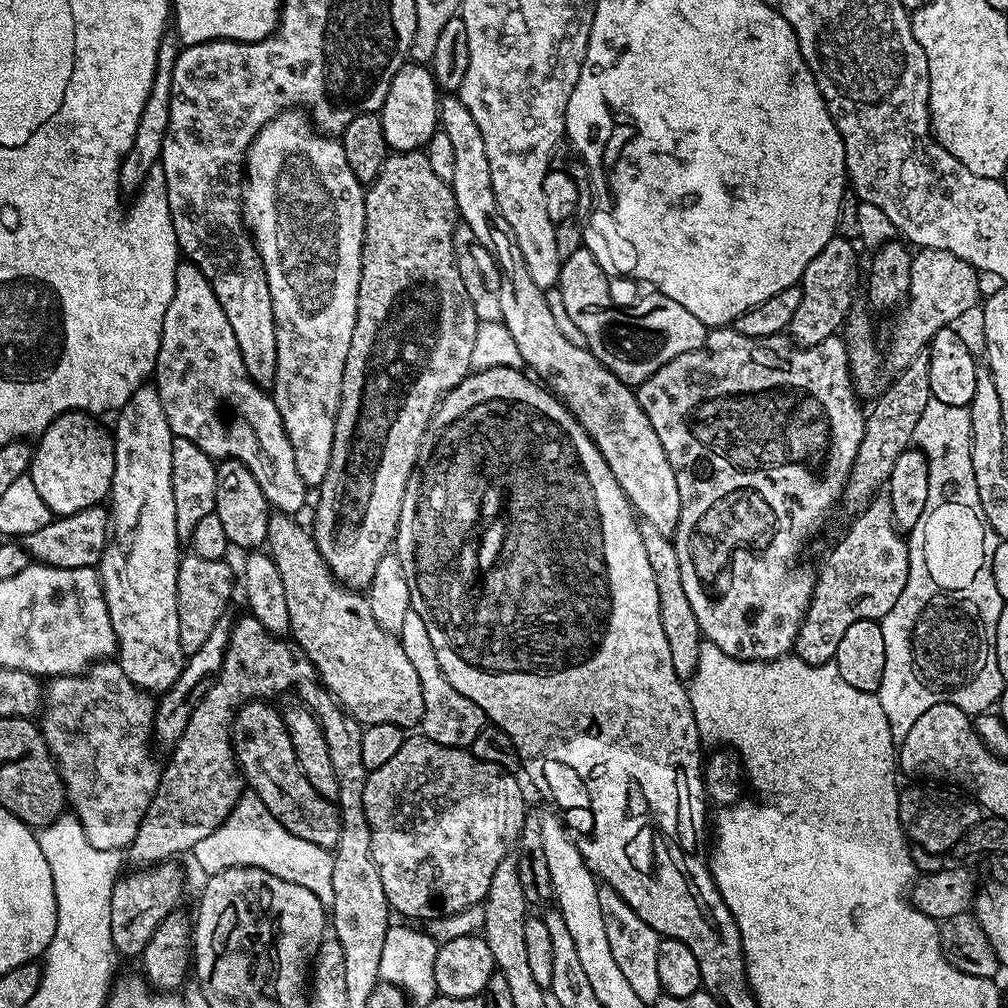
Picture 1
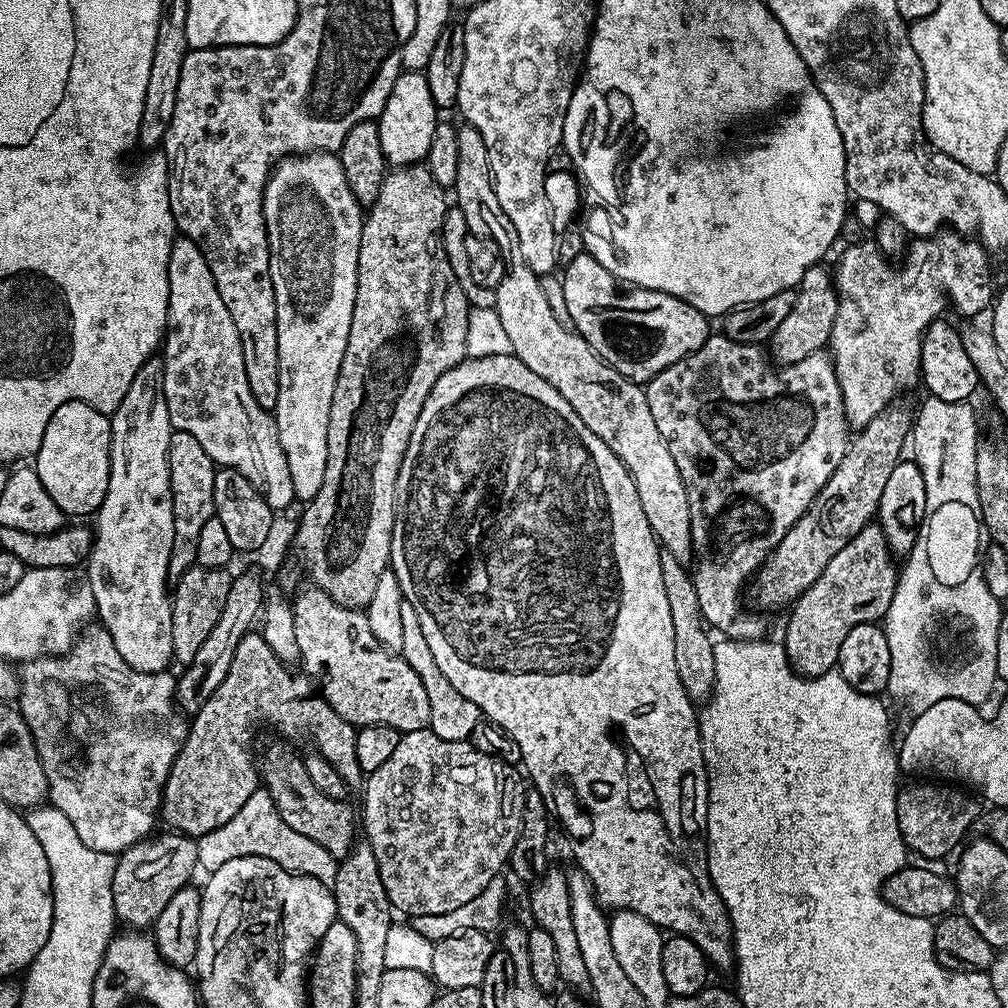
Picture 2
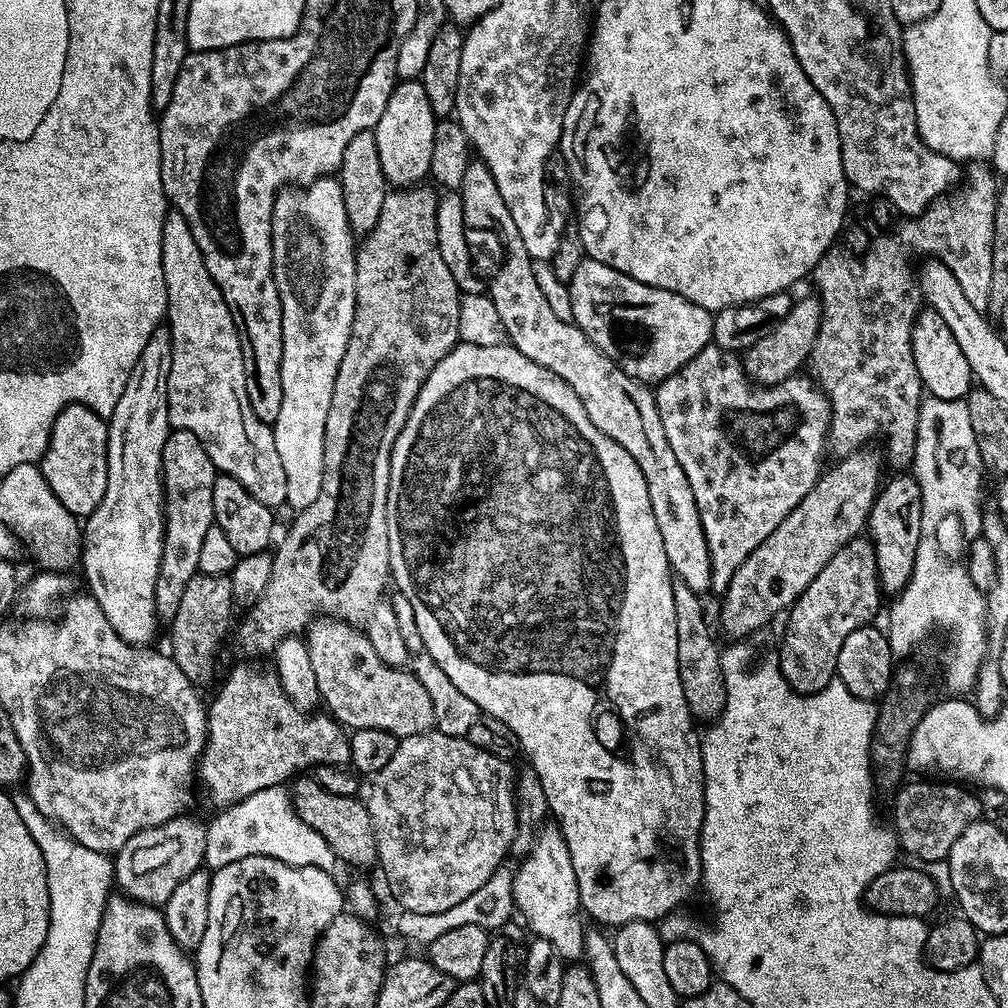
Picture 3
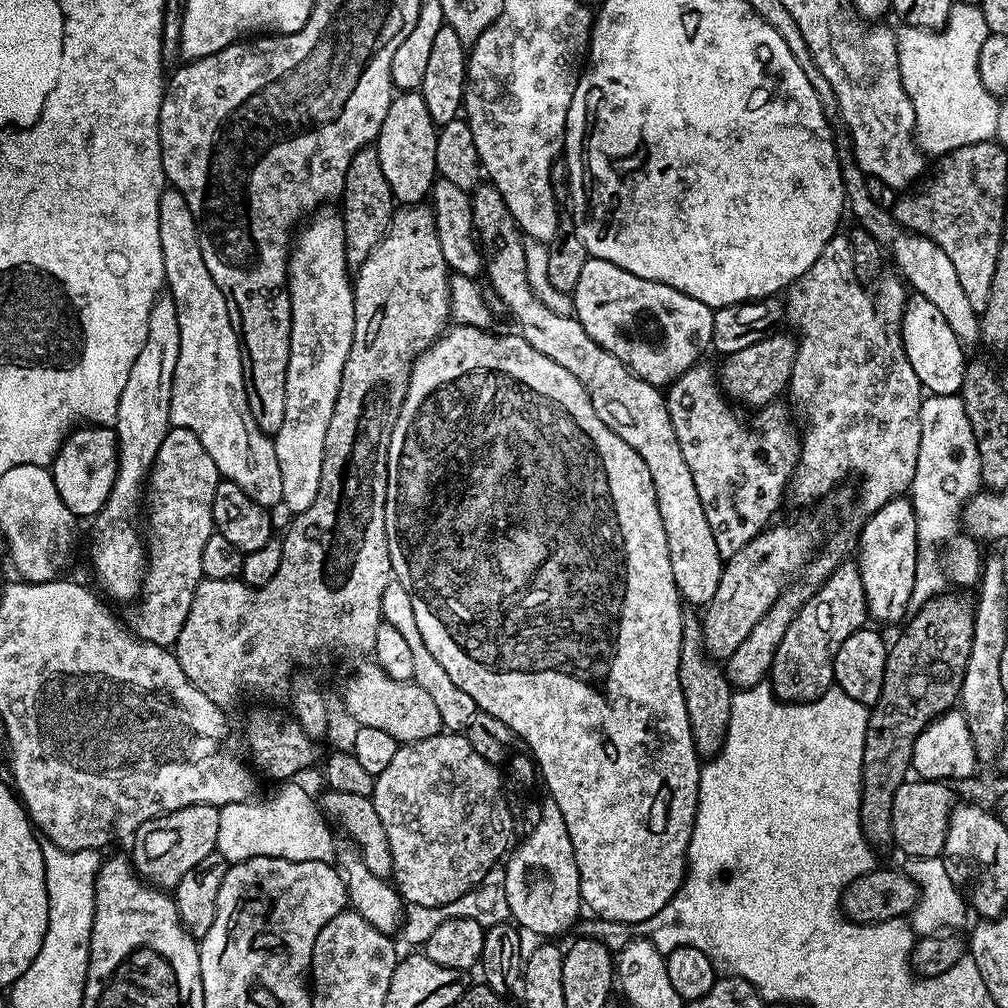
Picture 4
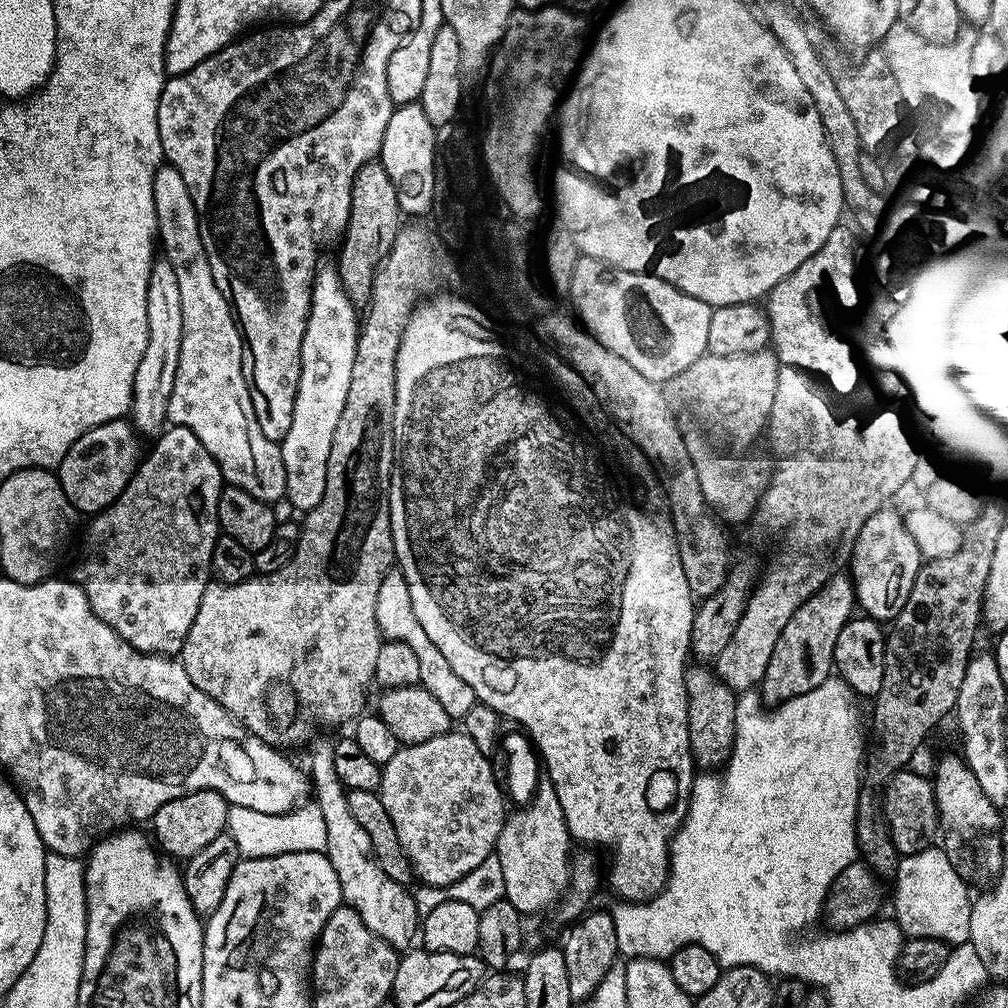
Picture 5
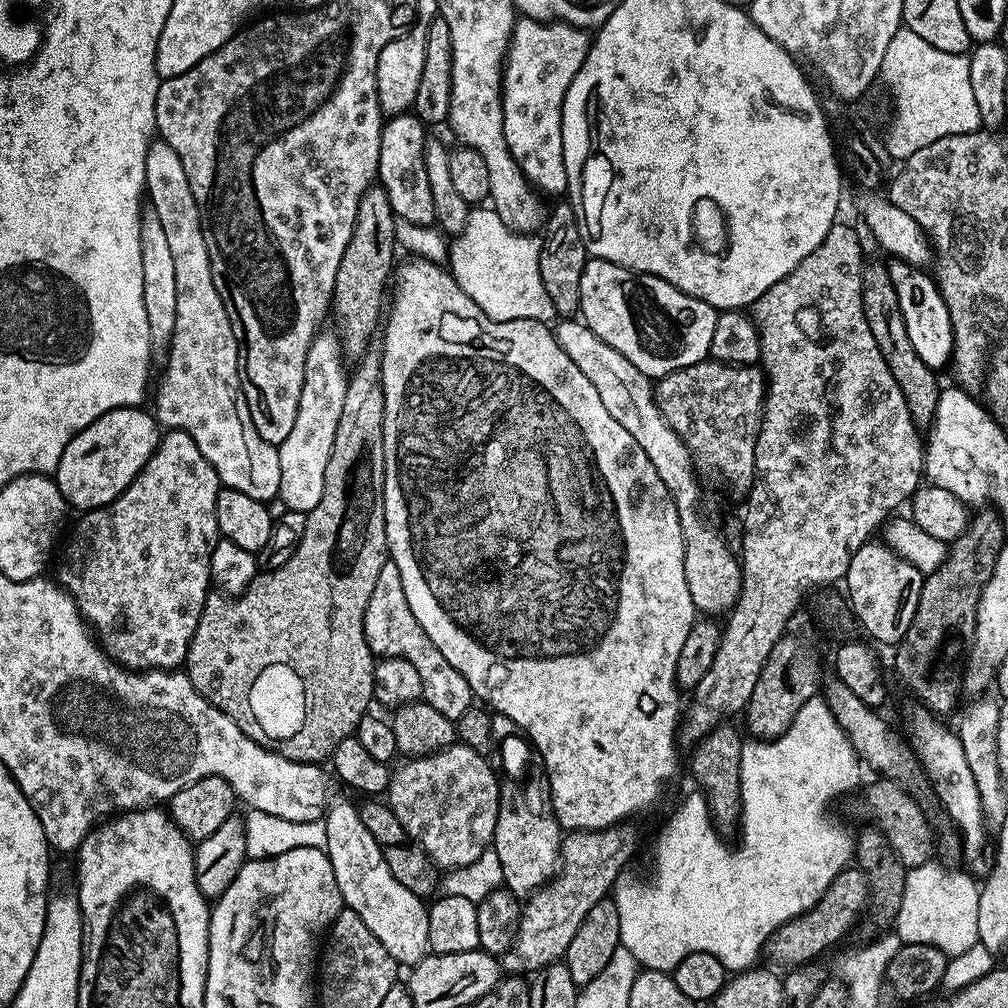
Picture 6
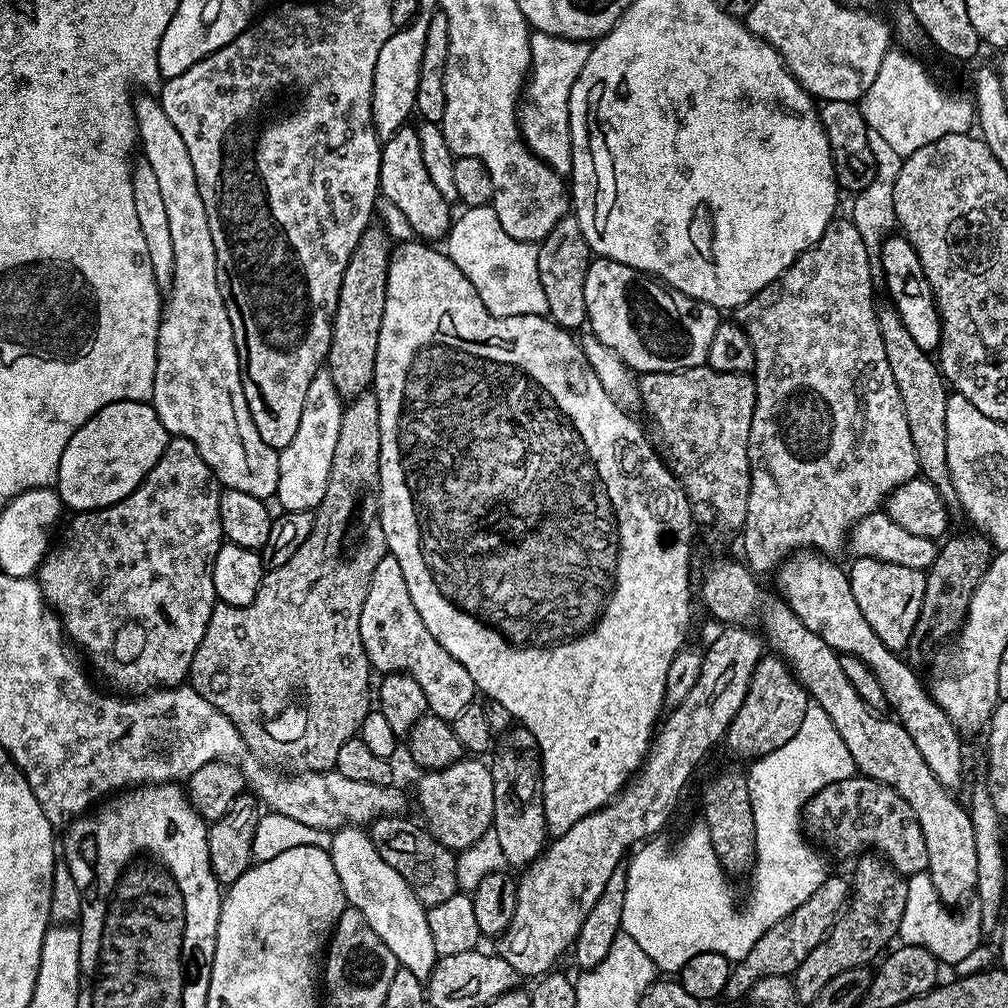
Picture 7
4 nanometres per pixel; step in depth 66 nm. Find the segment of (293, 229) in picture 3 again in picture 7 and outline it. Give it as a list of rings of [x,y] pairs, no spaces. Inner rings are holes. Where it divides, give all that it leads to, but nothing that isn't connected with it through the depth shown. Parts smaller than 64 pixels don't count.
[[[317,374],[310,382],[310,390],[306,390],[306,406],[302,406],[302,419],[298,421],[298,431],[290,438],[290,446],[279,449],[280,465],[278,466],[278,486],[275,499],[280,500],[280,508],[286,512],[312,512],[319,508],[326,494],[326,486],[330,478],[330,466],[334,462],[334,446],[338,446],[338,430],[342,430],[342,414],[345,405],[338,390],[334,390],[334,382],[326,374]]]

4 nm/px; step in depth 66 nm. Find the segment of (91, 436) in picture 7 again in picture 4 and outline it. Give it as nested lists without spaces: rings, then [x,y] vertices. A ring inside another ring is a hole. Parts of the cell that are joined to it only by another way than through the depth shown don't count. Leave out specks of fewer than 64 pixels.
[[[80,426],[69,432],[68,439],[50,465],[50,471],[54,486],[58,486],[58,494],[69,510],[78,518],[92,518],[108,501],[117,466],[115,431],[108,426]]]

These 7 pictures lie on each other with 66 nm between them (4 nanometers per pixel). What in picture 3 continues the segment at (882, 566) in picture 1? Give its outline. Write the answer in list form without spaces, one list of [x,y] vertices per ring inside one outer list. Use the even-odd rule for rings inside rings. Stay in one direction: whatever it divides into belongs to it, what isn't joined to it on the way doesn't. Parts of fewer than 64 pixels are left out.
[[[857,538],[842,546],[834,558],[786,612],[788,625],[780,644],[778,667],[786,682],[801,694],[820,692],[836,676],[838,650],[854,630],[871,625],[880,612],[880,575],[871,539]]]

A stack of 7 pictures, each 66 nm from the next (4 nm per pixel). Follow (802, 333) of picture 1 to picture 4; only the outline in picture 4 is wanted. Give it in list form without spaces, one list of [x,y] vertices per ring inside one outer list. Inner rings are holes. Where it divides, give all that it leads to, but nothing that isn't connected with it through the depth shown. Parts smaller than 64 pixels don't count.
[[[777,330],[772,335],[762,338],[762,342],[758,342],[754,346],[746,346],[746,350],[738,350],[734,354],[724,356],[722,362],[724,365],[719,365],[718,375],[720,383],[727,395],[731,397],[737,405],[745,404],[748,410],[762,408],[766,404],[770,404],[781,399],[780,396],[789,391],[792,382],[792,367],[794,366],[794,358],[796,357],[797,341],[791,340],[784,333],[784,330]]]

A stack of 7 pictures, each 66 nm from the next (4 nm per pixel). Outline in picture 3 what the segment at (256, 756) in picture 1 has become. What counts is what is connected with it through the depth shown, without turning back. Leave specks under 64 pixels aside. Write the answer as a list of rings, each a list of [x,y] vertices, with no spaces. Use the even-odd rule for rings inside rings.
[[[315,778],[300,780],[291,785],[292,806],[310,826],[310,830],[318,830],[326,842],[330,842],[330,850],[334,850],[337,861],[341,865],[353,864],[356,868],[368,868],[377,863],[376,836],[372,833],[372,819],[368,813],[368,805],[356,796],[339,796],[322,790]]]

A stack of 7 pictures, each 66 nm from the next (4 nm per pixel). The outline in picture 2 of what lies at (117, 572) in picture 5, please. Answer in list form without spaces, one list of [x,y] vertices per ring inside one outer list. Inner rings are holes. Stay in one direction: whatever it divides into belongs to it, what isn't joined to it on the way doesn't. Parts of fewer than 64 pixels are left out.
[[[173,431],[170,438],[168,465],[172,475],[172,490],[176,505],[176,533],[168,574],[169,577],[178,578],[196,564],[196,551],[202,534],[202,526],[206,526],[206,522],[210,522],[210,518],[216,515],[214,478],[218,468],[212,463],[206,450],[202,450],[202,445],[198,442],[198,438],[194,438],[194,434],[177,431]]]

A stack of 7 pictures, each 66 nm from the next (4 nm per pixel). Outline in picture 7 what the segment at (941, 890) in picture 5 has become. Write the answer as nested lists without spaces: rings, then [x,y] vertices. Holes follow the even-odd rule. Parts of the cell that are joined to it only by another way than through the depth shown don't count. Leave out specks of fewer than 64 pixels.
[[[926,872],[913,873],[907,879],[906,905],[899,922],[897,937],[906,945],[922,946],[946,966],[955,966],[966,958],[971,951],[981,947],[981,903],[976,897],[967,899],[961,907],[962,915],[954,914],[941,899],[933,880]]]

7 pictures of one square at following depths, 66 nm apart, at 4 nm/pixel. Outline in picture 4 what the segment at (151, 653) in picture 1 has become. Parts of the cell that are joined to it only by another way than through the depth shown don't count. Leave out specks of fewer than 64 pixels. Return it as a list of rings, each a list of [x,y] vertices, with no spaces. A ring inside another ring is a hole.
[[[157,296],[150,310],[150,322],[146,330],[146,342],[130,366],[130,378],[118,402],[116,433],[116,477],[114,486],[104,503],[104,509],[94,517],[96,529],[92,532],[92,568],[100,584],[116,600],[135,601],[144,583],[146,544],[142,532],[136,529],[136,515],[140,512],[140,499],[146,496],[146,481],[152,471],[152,463],[166,438],[170,427],[170,394],[174,366],[178,362],[178,312],[171,296]]]

